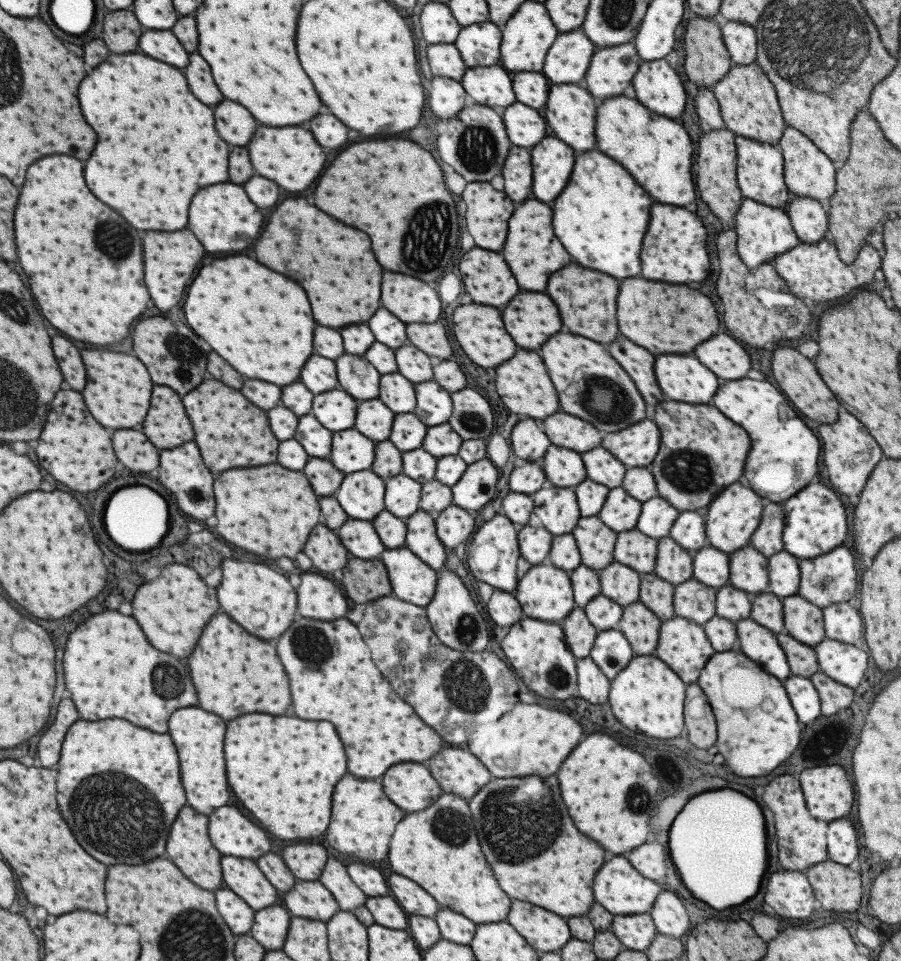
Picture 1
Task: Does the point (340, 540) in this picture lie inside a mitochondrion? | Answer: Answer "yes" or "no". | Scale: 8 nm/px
no

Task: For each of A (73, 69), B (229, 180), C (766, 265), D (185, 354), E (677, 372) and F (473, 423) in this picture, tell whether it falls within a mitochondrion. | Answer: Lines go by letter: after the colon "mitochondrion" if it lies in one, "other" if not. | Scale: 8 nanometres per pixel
A: other
B: other
C: other
D: mitochondrion
E: other
F: mitochondrion

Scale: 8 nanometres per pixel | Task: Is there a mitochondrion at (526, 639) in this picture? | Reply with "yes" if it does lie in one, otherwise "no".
no

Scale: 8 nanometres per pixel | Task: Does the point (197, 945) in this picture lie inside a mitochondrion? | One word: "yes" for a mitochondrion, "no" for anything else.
yes

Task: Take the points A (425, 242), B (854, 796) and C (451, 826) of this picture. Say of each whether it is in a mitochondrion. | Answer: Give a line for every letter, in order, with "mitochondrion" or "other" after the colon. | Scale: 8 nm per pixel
A: mitochondrion
B: other
C: mitochondrion

